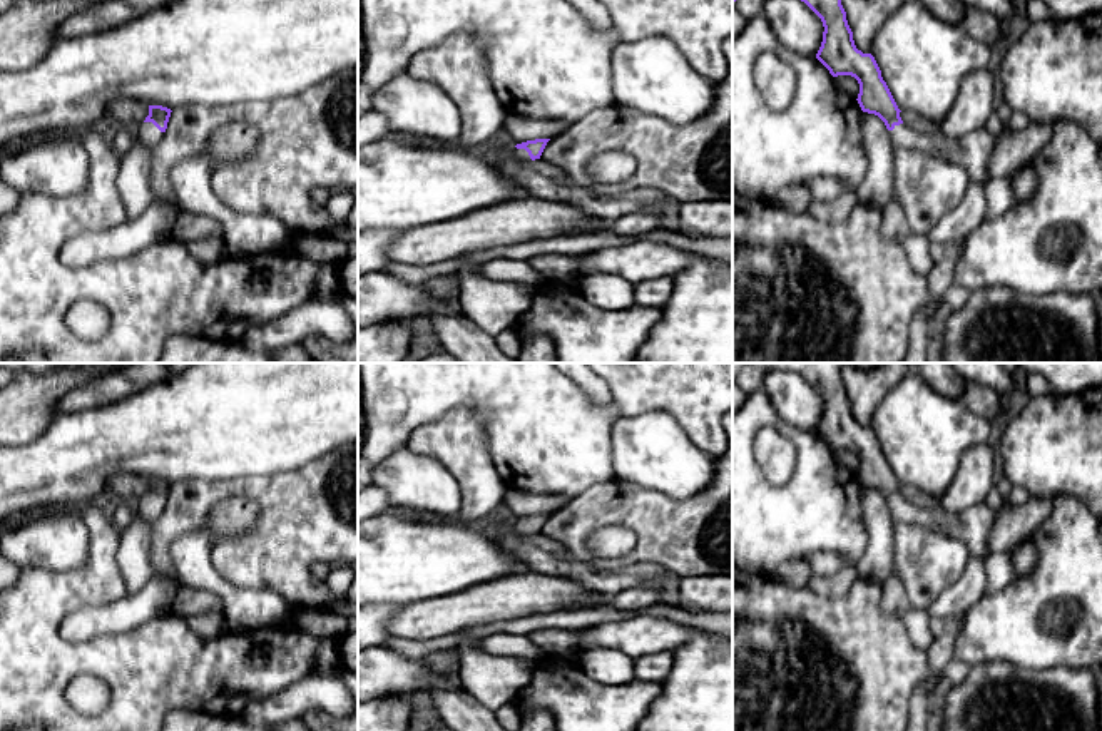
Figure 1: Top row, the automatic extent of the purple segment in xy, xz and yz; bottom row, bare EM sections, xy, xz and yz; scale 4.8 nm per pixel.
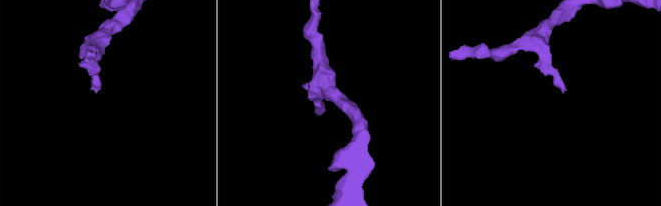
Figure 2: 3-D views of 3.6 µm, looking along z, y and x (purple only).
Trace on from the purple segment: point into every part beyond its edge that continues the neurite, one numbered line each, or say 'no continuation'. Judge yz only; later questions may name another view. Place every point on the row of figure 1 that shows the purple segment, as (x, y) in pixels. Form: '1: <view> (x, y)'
1: yz (974, 153)

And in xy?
1: xy (147, 132)

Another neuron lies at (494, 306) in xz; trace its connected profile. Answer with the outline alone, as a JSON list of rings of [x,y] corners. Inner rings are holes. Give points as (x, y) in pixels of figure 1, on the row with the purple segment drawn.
[[[478,256],[460,259],[460,313],[483,333],[497,336],[515,328],[518,318],[530,308],[537,288],[527,283],[493,281],[478,273]]]

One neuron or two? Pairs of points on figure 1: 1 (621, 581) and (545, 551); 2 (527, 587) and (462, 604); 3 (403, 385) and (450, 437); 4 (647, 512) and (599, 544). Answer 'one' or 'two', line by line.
1: one
2: one
3: two
4: two

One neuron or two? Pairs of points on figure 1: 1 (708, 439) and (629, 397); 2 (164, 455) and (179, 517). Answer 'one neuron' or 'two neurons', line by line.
1: one neuron
2: two neurons

